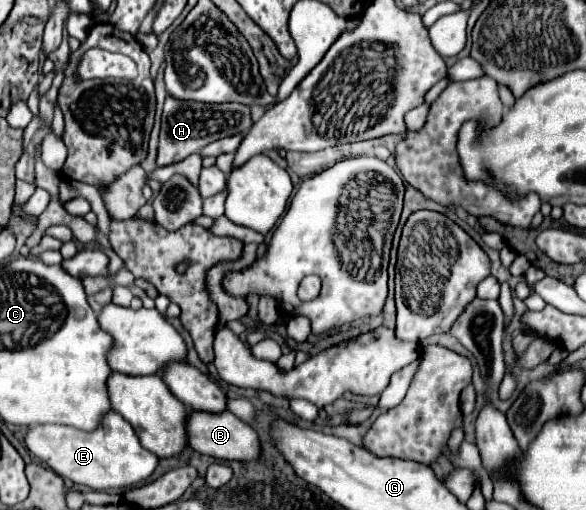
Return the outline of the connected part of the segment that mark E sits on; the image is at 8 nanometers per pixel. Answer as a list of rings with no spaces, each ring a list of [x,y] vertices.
[[[111,411],[107,419],[103,419],[101,427],[83,433],[75,427],[67,425],[35,425],[29,429],[25,437],[27,449],[31,455],[45,461],[57,475],[85,485],[93,491],[109,491],[109,489],[131,489],[151,477],[157,469],[159,457],[141,447],[139,437],[131,423],[127,423],[119,413]]]

